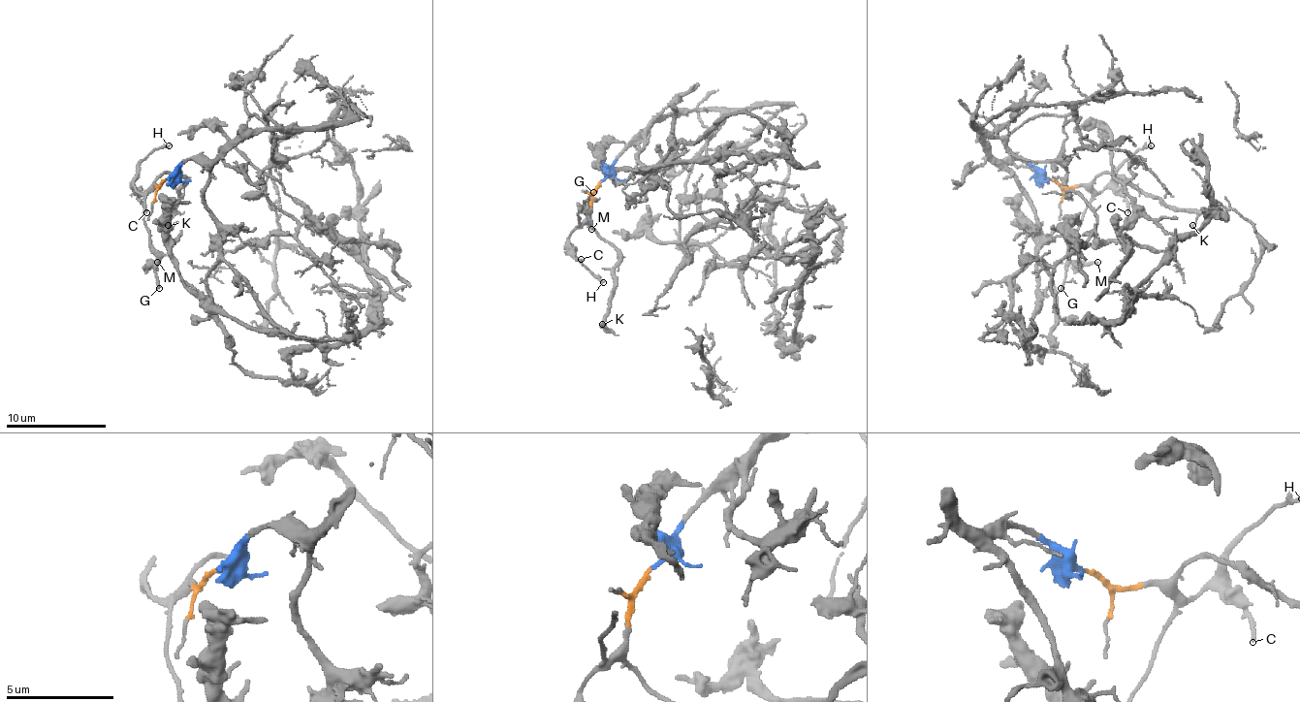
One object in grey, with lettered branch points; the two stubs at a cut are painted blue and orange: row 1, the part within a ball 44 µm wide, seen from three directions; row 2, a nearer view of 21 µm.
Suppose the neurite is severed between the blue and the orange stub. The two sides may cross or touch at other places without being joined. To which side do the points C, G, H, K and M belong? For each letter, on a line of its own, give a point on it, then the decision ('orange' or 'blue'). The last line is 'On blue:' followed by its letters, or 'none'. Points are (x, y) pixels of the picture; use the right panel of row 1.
C: at (1127, 212); orange
G: at (1061, 288); orange
H: at (1151, 145); orange
K: at (1192, 225); orange
M: at (1097, 262); orange
On blue: none

